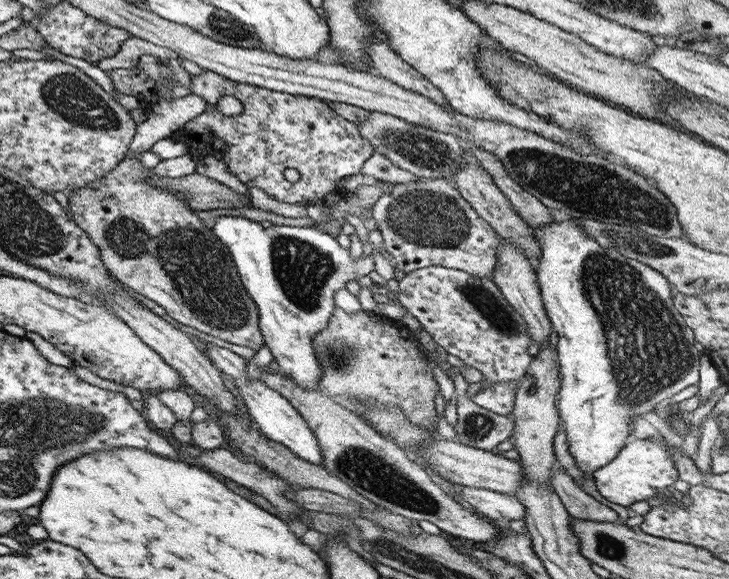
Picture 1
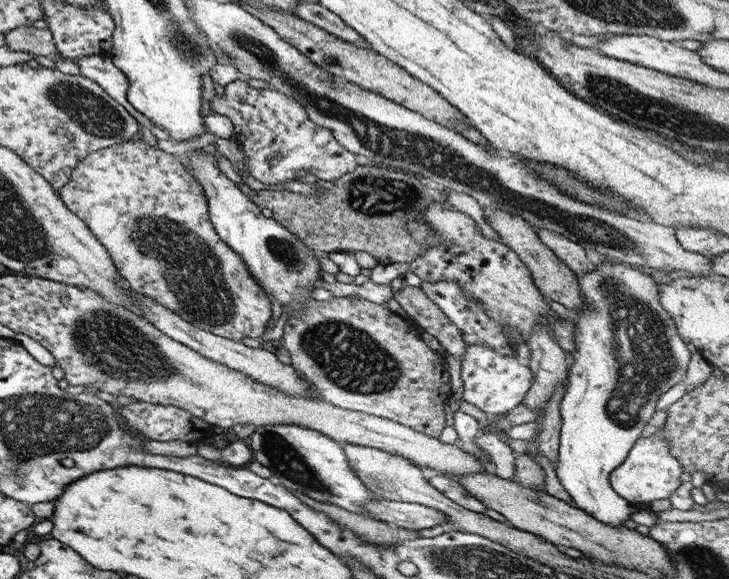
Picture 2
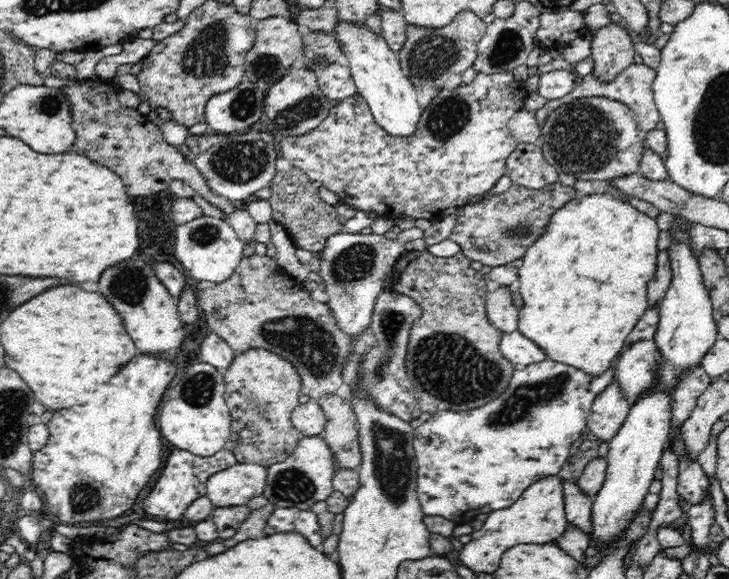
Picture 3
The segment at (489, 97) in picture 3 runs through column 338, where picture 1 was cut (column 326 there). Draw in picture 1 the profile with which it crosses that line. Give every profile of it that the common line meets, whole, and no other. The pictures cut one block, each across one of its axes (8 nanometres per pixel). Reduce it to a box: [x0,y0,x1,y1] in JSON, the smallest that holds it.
[171,70,374,203]

